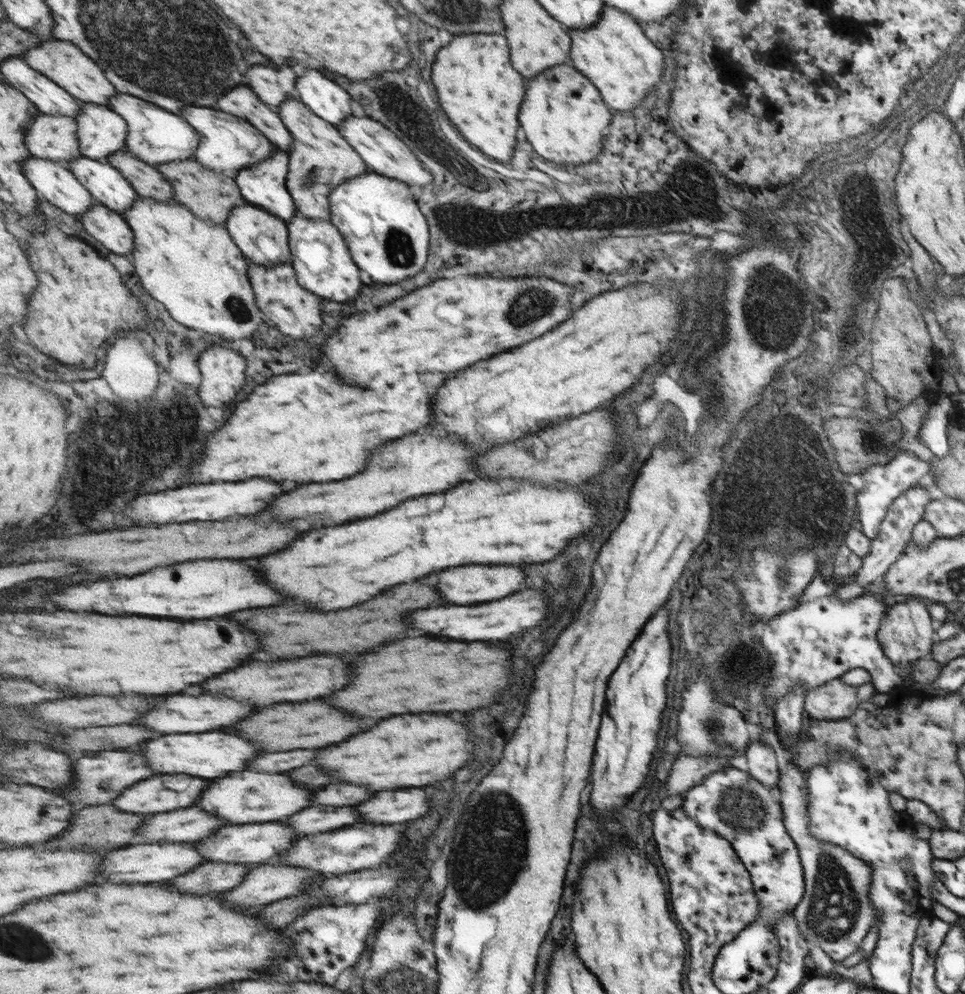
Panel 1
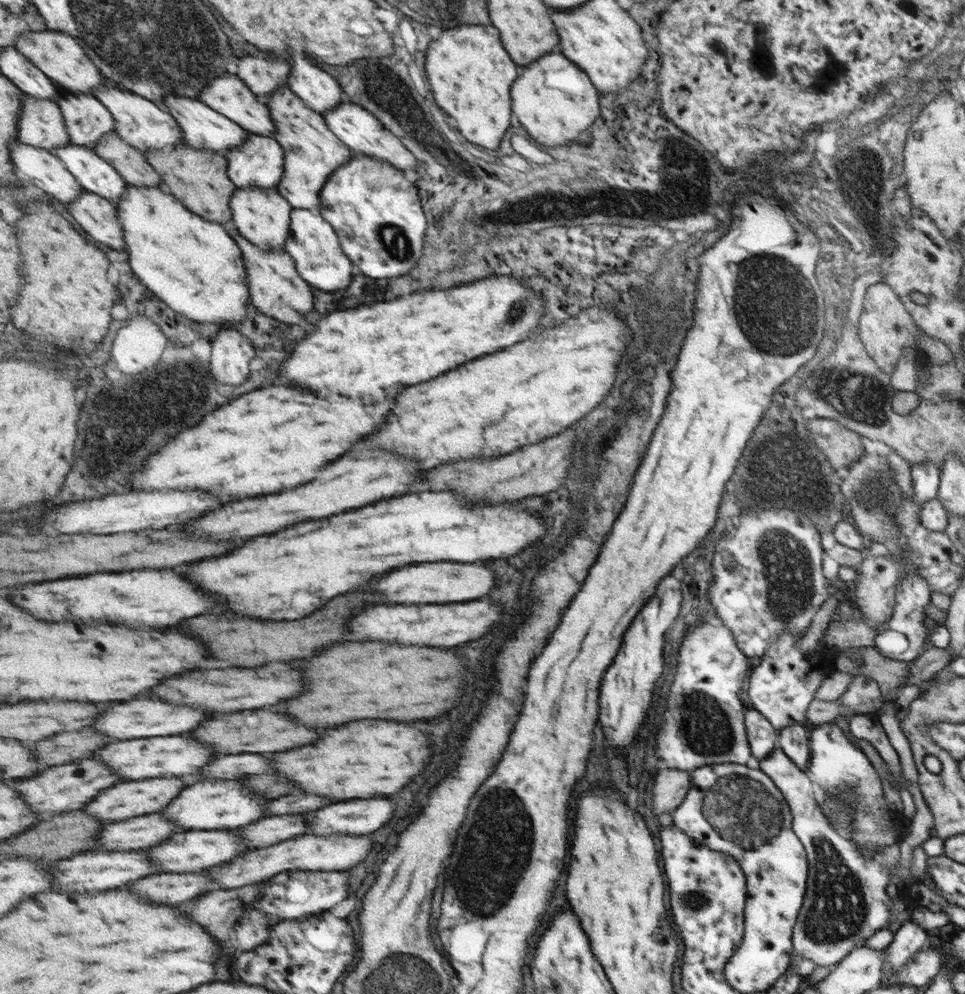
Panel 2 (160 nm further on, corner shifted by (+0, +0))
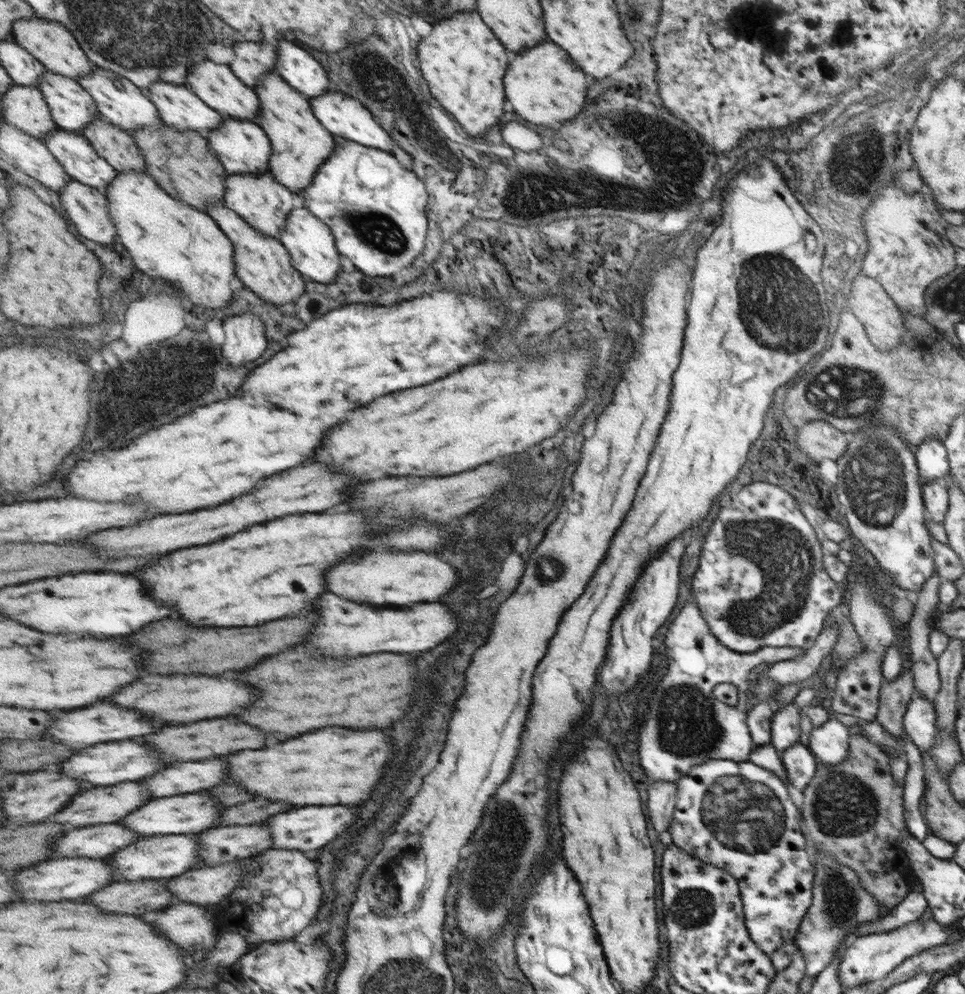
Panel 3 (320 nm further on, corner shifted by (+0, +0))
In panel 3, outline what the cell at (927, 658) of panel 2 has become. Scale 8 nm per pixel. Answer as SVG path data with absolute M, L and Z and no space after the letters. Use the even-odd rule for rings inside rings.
M908 665L903 666L893 681L886 680L881 686L880 710L876 722L895 738L904 732L902 719L912 687L913 675Z

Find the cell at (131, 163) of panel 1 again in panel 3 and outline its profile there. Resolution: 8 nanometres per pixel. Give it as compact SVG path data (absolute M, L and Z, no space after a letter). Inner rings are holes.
M97 116L83 135L87 137L96 151L111 163L118 172L149 171L145 155L133 134Z

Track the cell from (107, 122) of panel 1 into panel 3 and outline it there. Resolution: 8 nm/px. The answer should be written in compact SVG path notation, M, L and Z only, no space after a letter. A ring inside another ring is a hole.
M48 71L38 86L52 109L53 120L59 128L83 134L101 116L97 103L76 79Z

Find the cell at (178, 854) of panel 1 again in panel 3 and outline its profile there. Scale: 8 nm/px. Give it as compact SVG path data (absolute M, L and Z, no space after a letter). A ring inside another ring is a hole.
M55 858L49 862L41 862L33 868L27 868L17 874L17 894L23 900L43 900L43 902L57 902L57 900L75 900L85 898L103 886L113 882L113 870L103 860L93 858Z

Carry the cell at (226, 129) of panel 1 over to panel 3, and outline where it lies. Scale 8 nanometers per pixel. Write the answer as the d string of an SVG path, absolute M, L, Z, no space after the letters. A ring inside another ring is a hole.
M154 82L147 95L160 110L162 120L179 130L195 130L208 135L225 122L220 111L213 110L190 86ZM207 132L207 134L205 134Z

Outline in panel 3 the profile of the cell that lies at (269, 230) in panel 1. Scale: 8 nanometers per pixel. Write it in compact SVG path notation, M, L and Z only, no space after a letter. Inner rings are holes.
M270 171L252 175L229 175L224 204L240 214L255 230L270 237L280 238L288 224L289 213L297 207L299 200L293 191L283 186Z

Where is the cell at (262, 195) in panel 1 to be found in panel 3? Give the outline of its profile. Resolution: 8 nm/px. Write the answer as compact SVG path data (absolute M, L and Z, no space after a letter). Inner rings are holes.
M225 116L225 126L220 129L213 129L207 136L209 146L217 153L220 162L224 164L229 175L252 175L271 171L272 161L272 139L269 138L268 131L264 127L257 126L255 122Z

